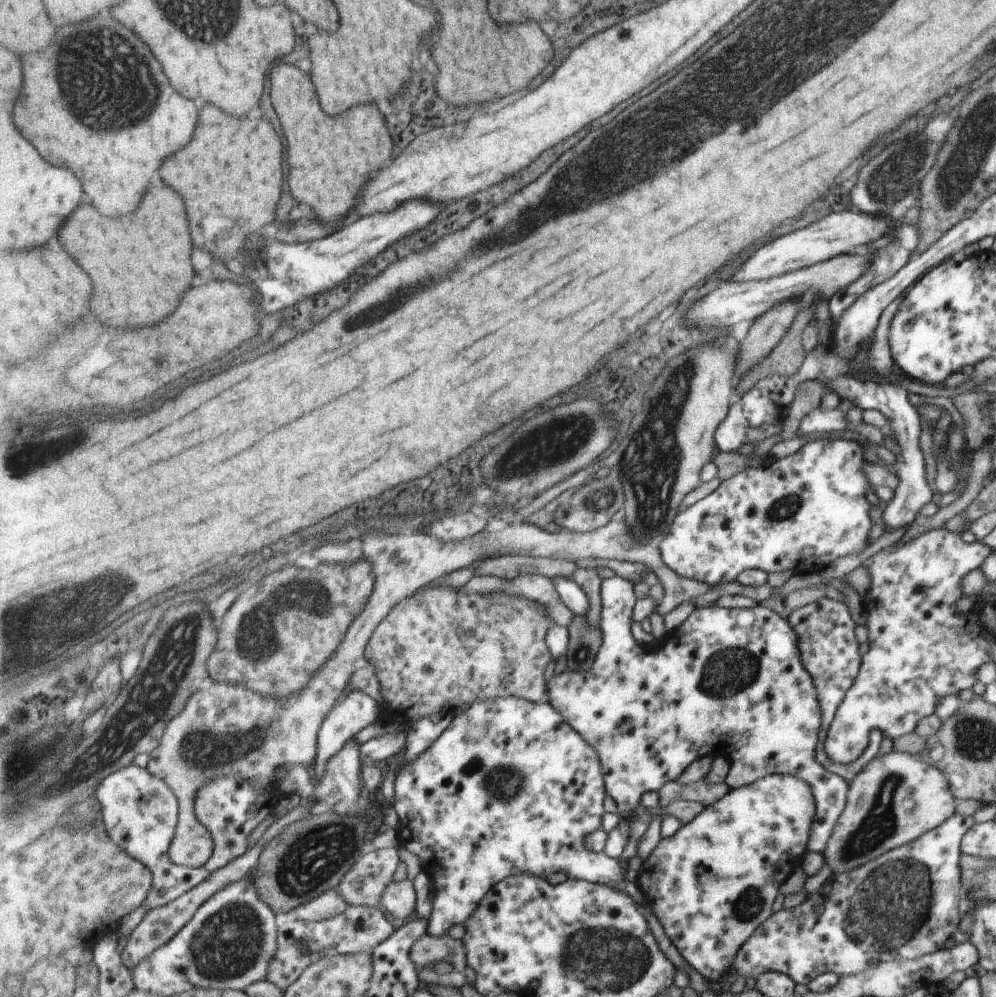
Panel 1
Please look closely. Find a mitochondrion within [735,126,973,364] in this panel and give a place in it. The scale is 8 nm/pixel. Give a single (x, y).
(897, 181)

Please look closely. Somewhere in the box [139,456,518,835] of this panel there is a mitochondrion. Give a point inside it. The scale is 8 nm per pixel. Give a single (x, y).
(200, 748)

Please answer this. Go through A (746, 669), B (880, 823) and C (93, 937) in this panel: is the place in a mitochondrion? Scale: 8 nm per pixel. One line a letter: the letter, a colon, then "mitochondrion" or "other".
A: mitochondrion
B: mitochondrion
C: other

